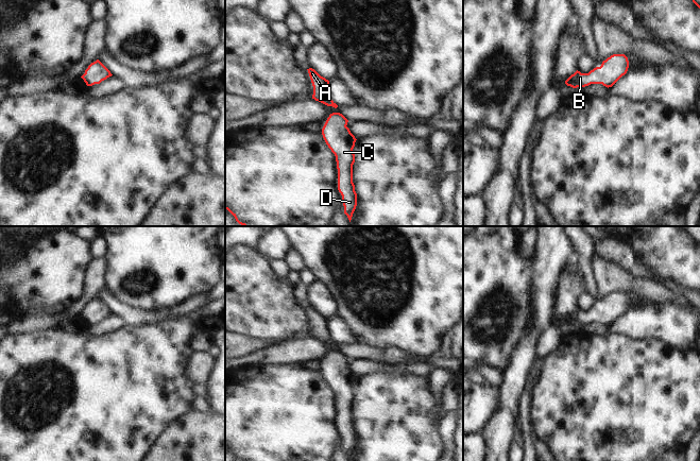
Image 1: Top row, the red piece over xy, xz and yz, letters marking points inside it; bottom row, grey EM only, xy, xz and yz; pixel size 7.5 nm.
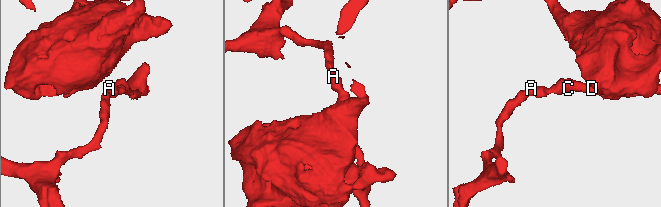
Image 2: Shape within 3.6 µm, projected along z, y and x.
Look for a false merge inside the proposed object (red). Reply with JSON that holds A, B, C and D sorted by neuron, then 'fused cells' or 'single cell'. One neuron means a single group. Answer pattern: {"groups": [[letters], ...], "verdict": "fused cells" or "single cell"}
{"groups": [["A", "B", "C", "D"]], "verdict": "single cell"}

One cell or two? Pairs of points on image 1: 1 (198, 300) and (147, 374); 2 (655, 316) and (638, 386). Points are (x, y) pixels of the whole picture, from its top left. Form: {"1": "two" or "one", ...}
{"1": "two", "2": "two"}

